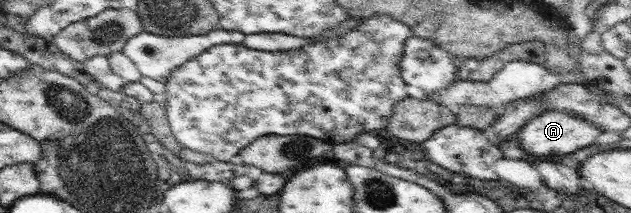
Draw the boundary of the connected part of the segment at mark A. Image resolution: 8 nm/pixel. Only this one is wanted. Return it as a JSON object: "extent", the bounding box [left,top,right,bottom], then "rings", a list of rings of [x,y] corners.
{"extent":[518,109,601,157],"rings":[[[557,109],[545,110],[529,119],[526,125],[518,131],[519,149],[533,153],[533,155],[539,155],[539,157],[549,157],[553,153],[567,155],[567,153],[574,153],[579,147],[594,144],[601,132],[598,127],[593,126],[583,117],[577,117],[572,113],[565,113]]]}

